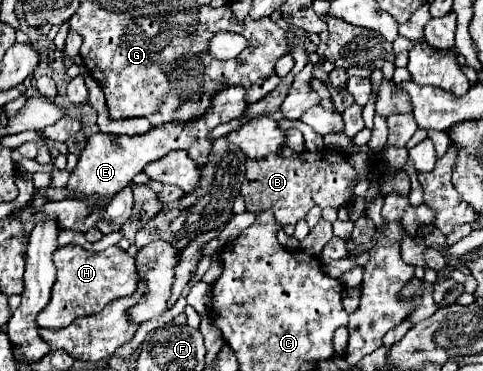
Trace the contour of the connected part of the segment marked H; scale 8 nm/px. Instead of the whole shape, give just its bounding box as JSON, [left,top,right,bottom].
[37,245,139,329]

